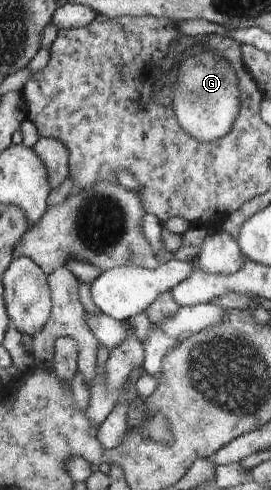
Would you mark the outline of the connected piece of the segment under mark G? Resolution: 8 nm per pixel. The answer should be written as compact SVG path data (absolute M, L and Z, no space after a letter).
M204 52L182 59L182 64L177 71L173 111L179 125L189 135L203 143L227 135L240 106L237 76L230 63L216 54Z

